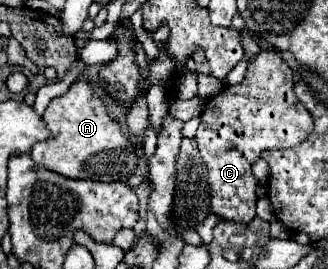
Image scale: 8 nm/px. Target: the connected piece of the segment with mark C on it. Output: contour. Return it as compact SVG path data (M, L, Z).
M262 48L258 56L250 62L244 80L238 86L228 86L214 98L210 98L204 106L204 112L200 114L200 126L196 130L196 144L202 156L202 162L208 170L208 188L210 188L210 208L214 214L218 214L224 220L232 222L244 222L248 224L256 216L256 178L252 176L252 164L260 158L262 150L266 148L286 148L288 136L290 146L296 146L308 138L312 132L312 116L308 110L300 104L300 100L294 94L294 72L290 66L282 60L282 56L276 50Z

